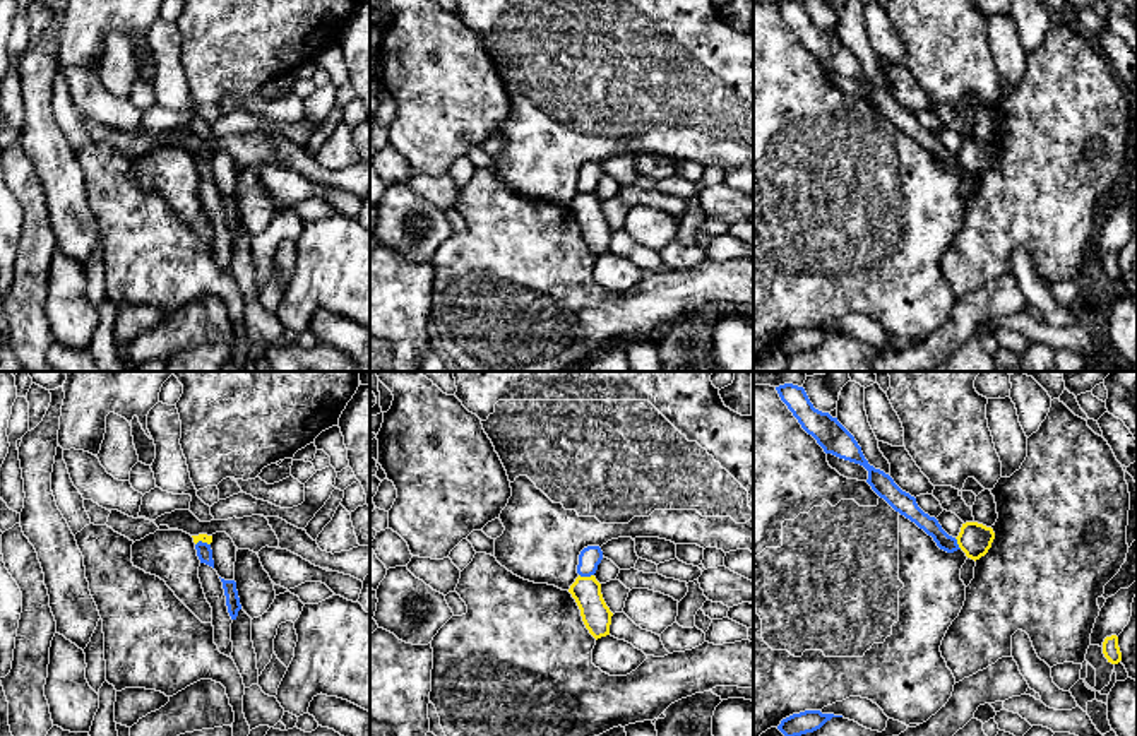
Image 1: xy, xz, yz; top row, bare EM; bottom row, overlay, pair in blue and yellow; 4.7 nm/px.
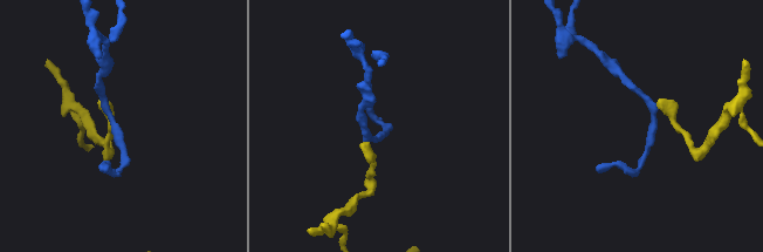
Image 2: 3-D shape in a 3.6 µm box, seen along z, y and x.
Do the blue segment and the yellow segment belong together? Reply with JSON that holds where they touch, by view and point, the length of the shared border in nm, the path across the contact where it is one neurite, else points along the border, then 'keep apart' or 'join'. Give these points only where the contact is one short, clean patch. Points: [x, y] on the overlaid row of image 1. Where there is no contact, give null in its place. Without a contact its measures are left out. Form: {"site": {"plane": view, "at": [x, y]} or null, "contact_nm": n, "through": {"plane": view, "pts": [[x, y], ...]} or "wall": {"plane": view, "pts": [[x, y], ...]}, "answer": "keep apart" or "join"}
{"site": {"plane": "xz", "at": [586, 575]}, "contact_nm": 70, "wall": {"plane": "xz", "pts": [[579, 574], [593, 575]]}, "answer": "keep apart"}

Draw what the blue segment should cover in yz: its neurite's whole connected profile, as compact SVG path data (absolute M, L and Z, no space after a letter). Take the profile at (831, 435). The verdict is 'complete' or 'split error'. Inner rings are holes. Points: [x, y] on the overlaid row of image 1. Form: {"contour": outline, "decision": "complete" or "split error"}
{"contour": "M784 383L776 390L801 428L817 440L825 454L863 466L868 471L866 483L896 512L932 536L940 549L947 553L961 549L957 539L949 536L935 517L925 513L914 496L902 491L889 474L868 464L861 447L837 418L813 407L803 387Z", "decision": "complete"}

